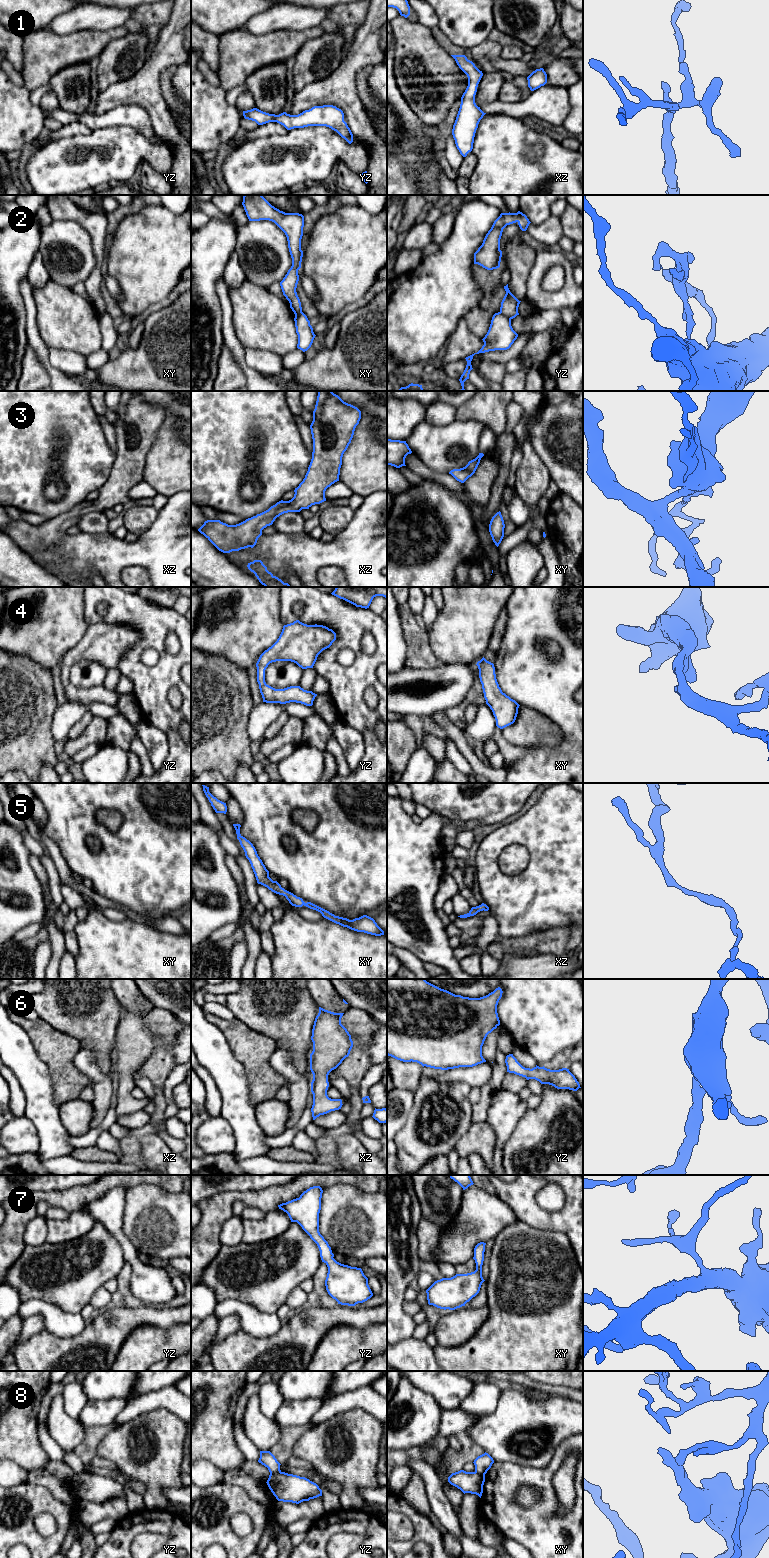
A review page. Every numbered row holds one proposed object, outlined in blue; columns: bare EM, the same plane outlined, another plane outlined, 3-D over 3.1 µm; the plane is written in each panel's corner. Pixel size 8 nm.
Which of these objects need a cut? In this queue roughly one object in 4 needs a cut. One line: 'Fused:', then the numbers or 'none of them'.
Fused: 2, 8

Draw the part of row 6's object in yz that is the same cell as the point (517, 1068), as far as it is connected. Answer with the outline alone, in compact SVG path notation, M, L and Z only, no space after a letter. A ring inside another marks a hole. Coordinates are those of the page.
M513 1054L506 1056L505 1063L507 1072L525 1077L527 1080L535 1079L541 1084L549 1084L557 1089L569 1089L577 1091L580 1087L575 1076L567 1068L559 1070L550 1070L543 1067L535 1066L534 1068L523 1067Z

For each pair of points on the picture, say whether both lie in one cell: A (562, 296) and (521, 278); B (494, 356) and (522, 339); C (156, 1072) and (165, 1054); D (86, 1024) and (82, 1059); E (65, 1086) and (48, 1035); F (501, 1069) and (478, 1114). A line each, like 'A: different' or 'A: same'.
A: different
B: same
C: same
D: different
E: same
F: same

